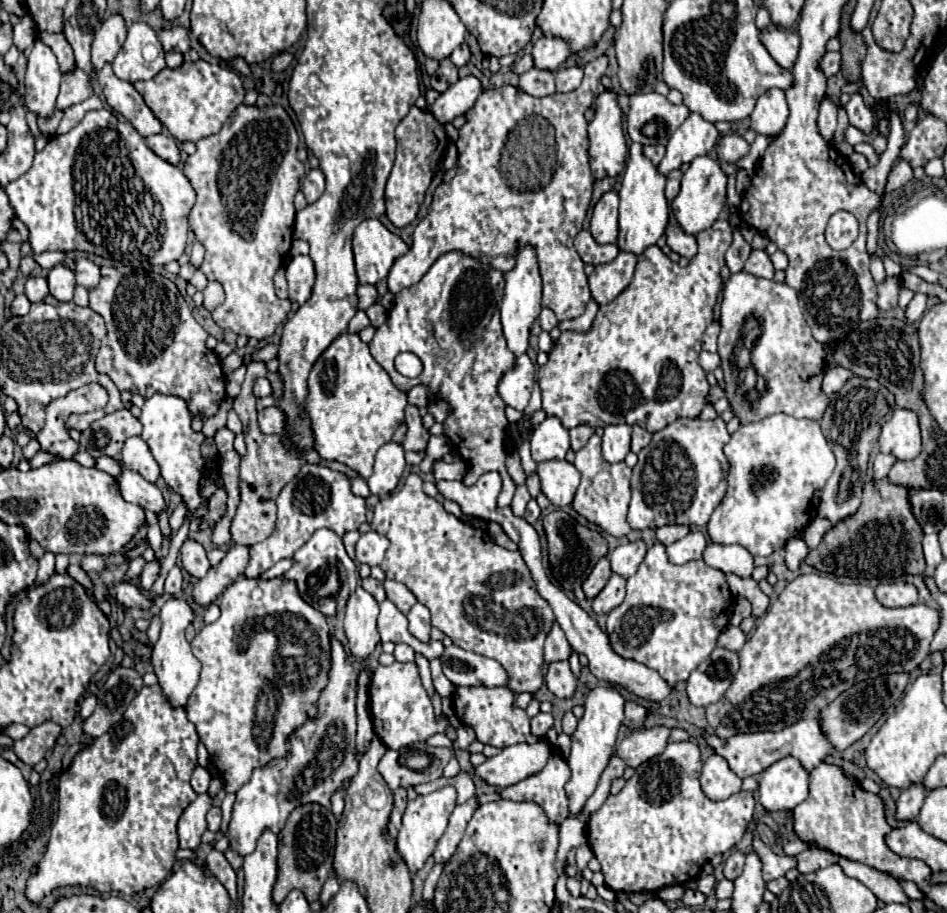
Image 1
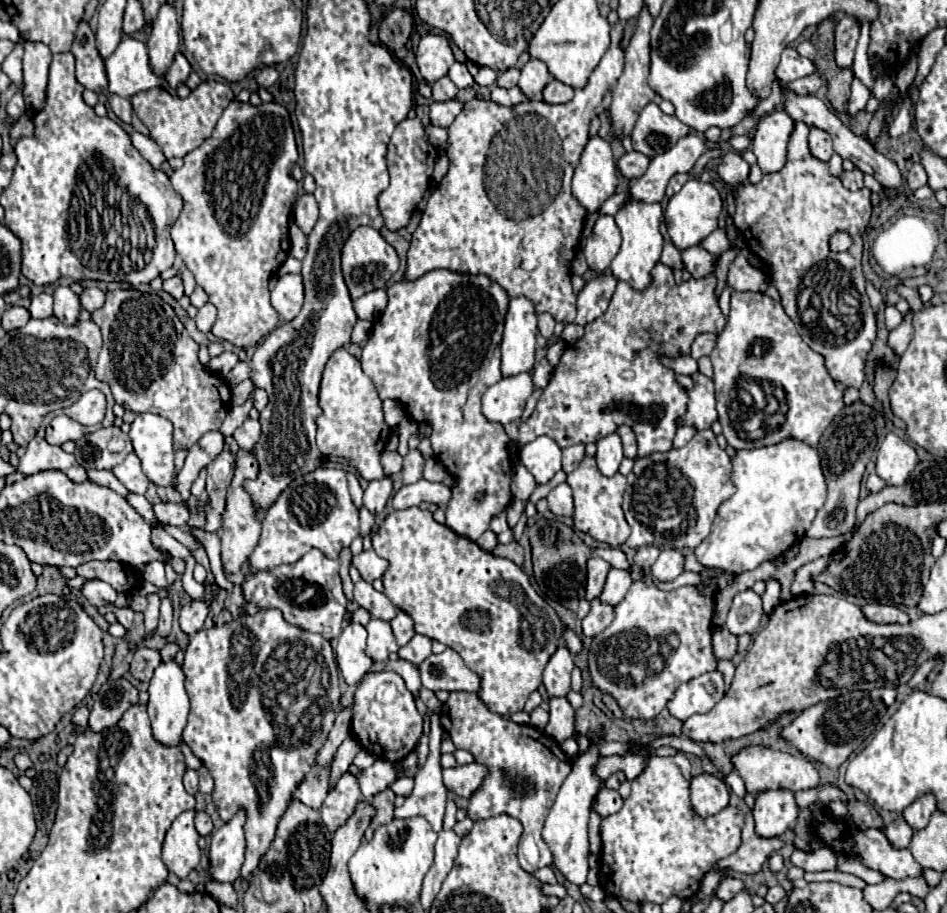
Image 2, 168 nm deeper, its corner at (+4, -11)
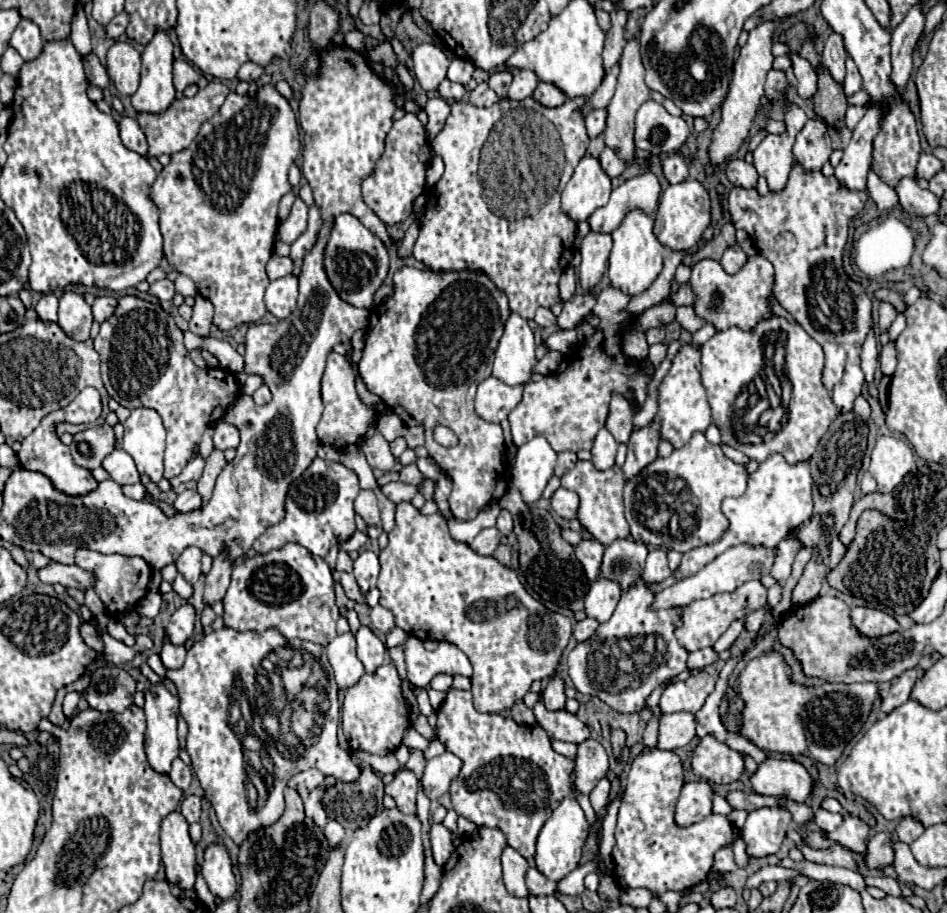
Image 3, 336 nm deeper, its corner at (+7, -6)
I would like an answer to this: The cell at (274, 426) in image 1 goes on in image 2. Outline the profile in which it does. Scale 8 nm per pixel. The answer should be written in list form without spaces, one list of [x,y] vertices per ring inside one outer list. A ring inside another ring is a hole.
[[[247,419],[235,433],[233,433],[235,441],[239,443],[239,447],[243,449],[253,449],[255,443],[261,437],[261,423],[255,419]]]

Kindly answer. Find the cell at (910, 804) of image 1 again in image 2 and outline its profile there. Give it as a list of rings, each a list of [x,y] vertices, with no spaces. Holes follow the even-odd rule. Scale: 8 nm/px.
[[[897,817],[891,825],[885,827],[885,835],[891,843],[895,843],[895,847],[909,847],[913,837],[913,827],[903,817]]]

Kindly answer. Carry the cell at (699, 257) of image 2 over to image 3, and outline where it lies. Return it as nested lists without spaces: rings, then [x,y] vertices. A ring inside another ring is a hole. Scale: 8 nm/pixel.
[[[760,254],[748,258],[748,262],[736,274],[726,274],[716,260],[700,260],[692,268],[690,278],[692,292],[696,294],[694,312],[706,324],[712,324],[718,332],[738,326],[742,330],[754,330],[758,322],[770,318],[774,312],[770,308],[772,288],[774,288],[774,268]]]

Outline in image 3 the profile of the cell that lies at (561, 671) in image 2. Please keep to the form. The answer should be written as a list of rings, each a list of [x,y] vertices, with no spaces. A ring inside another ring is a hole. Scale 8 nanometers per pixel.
[[[554,676],[554,678],[548,682],[548,686],[544,688],[542,696],[544,696],[544,706],[546,706],[546,710],[552,710],[552,712],[562,710],[562,708],[564,708],[564,702],[566,702],[562,678]]]

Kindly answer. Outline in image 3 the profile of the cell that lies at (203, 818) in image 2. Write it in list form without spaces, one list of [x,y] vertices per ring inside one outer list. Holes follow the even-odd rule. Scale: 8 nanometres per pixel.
[[[184,796],[180,802],[180,812],[186,822],[198,822],[200,818],[200,796]]]

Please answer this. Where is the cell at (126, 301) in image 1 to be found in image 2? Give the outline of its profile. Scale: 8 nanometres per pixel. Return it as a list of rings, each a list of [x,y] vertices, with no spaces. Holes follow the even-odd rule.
[[[117,289],[105,293],[105,305],[93,311],[91,317],[103,333],[103,349],[99,353],[95,377],[99,381],[109,383],[115,403],[123,405],[133,413],[157,413],[169,419],[175,427],[173,431],[175,449],[183,447],[189,449],[205,433],[221,427],[229,411],[231,391],[225,381],[221,381],[215,373],[211,373],[207,367],[199,363],[197,359],[199,345],[189,337],[185,325],[179,321],[169,303],[165,303],[157,293],[141,293],[137,289]]]

